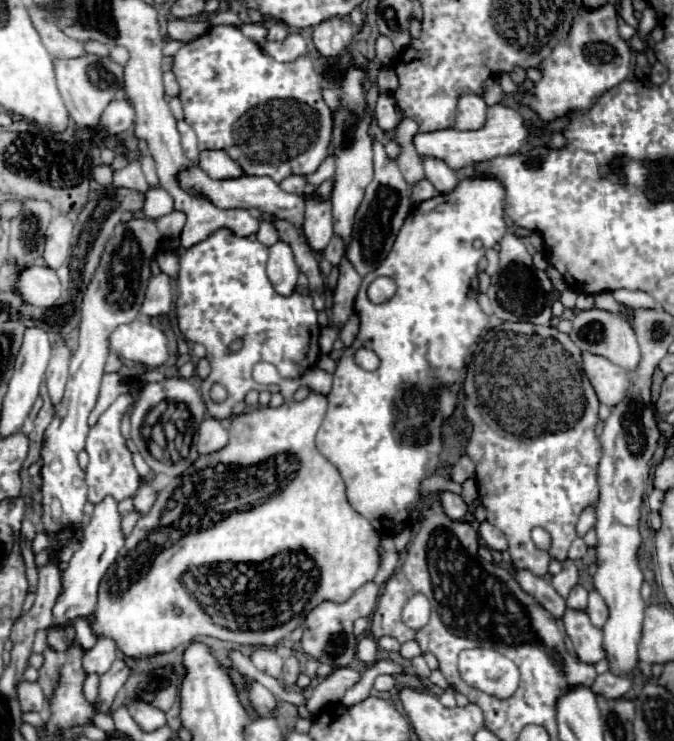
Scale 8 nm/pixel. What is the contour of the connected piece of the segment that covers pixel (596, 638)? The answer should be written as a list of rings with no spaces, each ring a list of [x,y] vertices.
[[[567,610],[563,616],[567,634],[575,646],[577,656],[585,664],[597,664],[599,660],[605,658],[603,652],[603,632],[597,630],[591,622],[587,612],[577,612],[577,610]]]

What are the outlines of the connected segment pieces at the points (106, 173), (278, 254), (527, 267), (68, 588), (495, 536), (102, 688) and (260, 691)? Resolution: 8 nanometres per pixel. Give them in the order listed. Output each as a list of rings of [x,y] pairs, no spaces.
[[[99,164],[99,166],[93,168],[93,178],[95,178],[101,186],[109,188],[111,182],[113,182],[113,172],[115,172],[115,170],[113,170],[111,166],[107,166],[107,164]]]
[[[277,242],[269,248],[269,260],[267,260],[267,276],[275,288],[277,294],[281,296],[291,296],[297,284],[297,264],[293,258],[293,252],[285,242]]]
[[[507,232],[499,242],[499,272],[491,276],[491,286],[487,296],[493,304],[493,314],[507,322],[531,322],[531,324],[551,324],[551,304],[553,304],[553,284],[547,272],[533,266],[531,254],[527,252],[521,238]]]
[[[105,498],[101,504],[95,506],[93,516],[89,524],[85,526],[85,538],[77,544],[73,558],[69,560],[69,566],[61,574],[61,594],[57,596],[57,602],[53,606],[53,624],[55,628],[71,626],[77,618],[89,618],[97,604],[97,588],[107,572],[107,568],[115,562],[117,552],[123,546],[123,534],[121,534],[121,516],[117,512],[117,502],[113,498]]]
[[[481,522],[481,526],[479,526],[479,536],[481,536],[481,538],[485,540],[485,544],[487,544],[489,548],[493,548],[493,550],[499,550],[499,552],[507,550],[505,536],[503,536],[495,526],[491,526],[489,522]]]
[[[123,660],[113,662],[113,666],[105,674],[99,676],[99,696],[97,696],[97,704],[95,704],[95,708],[99,712],[109,712],[109,706],[111,706],[115,694],[127,682],[127,678],[129,678],[129,668],[125,666]]]
[[[249,682],[249,696],[251,696],[251,702],[255,706],[255,710],[263,716],[267,712],[271,712],[275,708],[275,696],[265,688],[261,686],[259,682]]]

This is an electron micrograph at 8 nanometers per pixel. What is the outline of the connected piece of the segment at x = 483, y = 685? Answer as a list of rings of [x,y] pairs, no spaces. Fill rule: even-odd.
[[[463,650],[459,654],[459,672],[469,686],[499,698],[509,698],[519,686],[517,666],[495,650]]]

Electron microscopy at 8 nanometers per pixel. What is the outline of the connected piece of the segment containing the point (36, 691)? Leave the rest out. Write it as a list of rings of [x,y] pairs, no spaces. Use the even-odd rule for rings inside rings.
[[[23,680],[21,686],[17,688],[17,696],[19,696],[19,704],[21,704],[21,712],[39,712],[43,708],[43,690],[37,682],[27,682]]]

